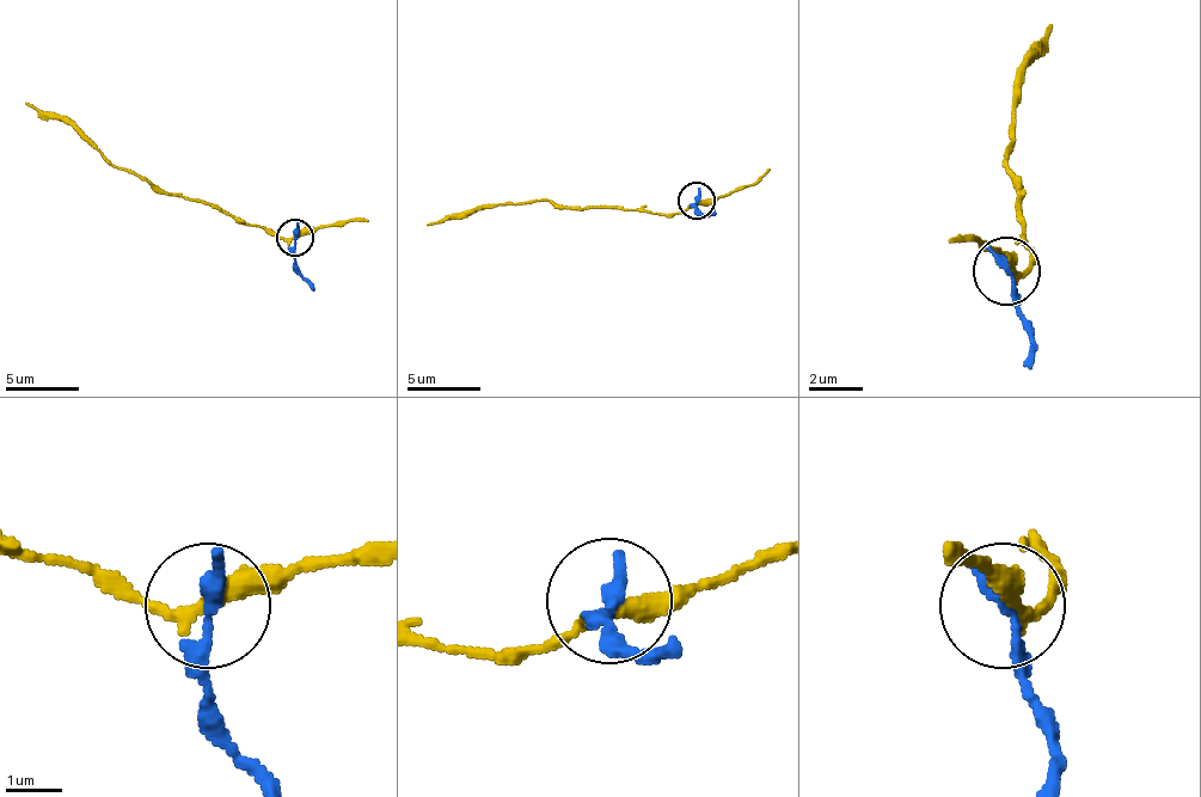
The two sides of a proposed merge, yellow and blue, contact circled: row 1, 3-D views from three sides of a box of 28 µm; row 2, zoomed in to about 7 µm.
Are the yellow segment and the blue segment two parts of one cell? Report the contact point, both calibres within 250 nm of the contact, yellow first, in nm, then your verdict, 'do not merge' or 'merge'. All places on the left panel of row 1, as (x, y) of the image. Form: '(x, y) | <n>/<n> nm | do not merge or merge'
(295, 238) | 300/240 nm | merge

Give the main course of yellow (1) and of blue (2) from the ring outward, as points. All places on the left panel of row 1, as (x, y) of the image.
1: (295, 238), (251, 227), (200, 201), (159, 194), (126, 172), (69, 123), (44, 120), (25, 102)
2: (295, 238), (304, 279), (314, 290)

